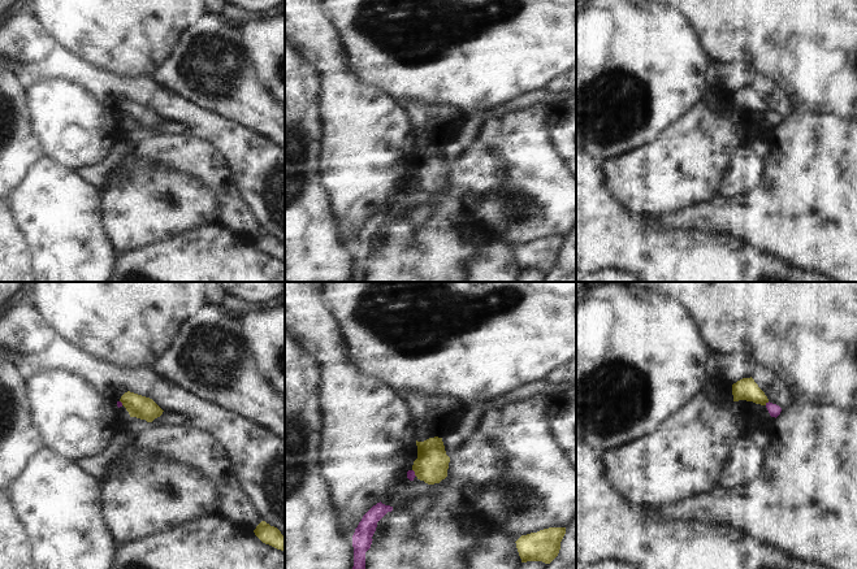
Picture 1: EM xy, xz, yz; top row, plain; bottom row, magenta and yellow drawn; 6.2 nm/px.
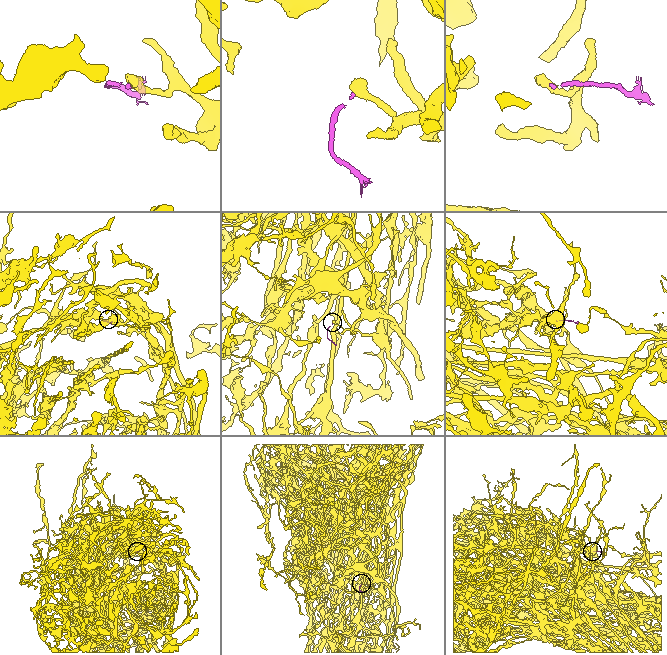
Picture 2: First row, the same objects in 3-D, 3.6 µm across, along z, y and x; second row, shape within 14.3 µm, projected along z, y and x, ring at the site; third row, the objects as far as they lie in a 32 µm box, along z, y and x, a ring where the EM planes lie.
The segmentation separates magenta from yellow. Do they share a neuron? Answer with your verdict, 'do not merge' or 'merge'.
do not merge

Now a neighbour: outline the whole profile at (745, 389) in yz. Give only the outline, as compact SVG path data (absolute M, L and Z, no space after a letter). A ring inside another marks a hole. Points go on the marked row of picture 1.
M743 378L732 385L733 401L746 400L756 404L766 405L769 403L765 392L758 387L754 379Z

